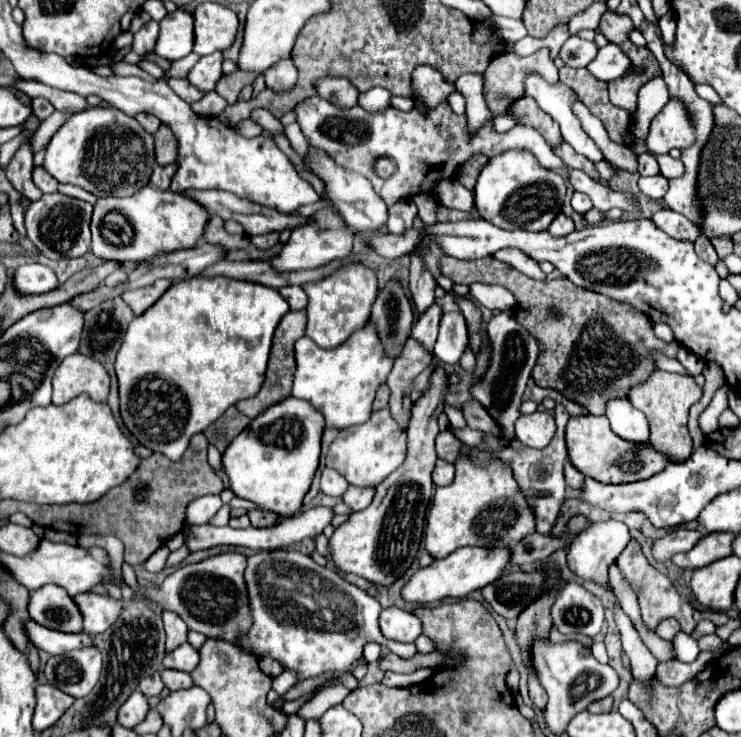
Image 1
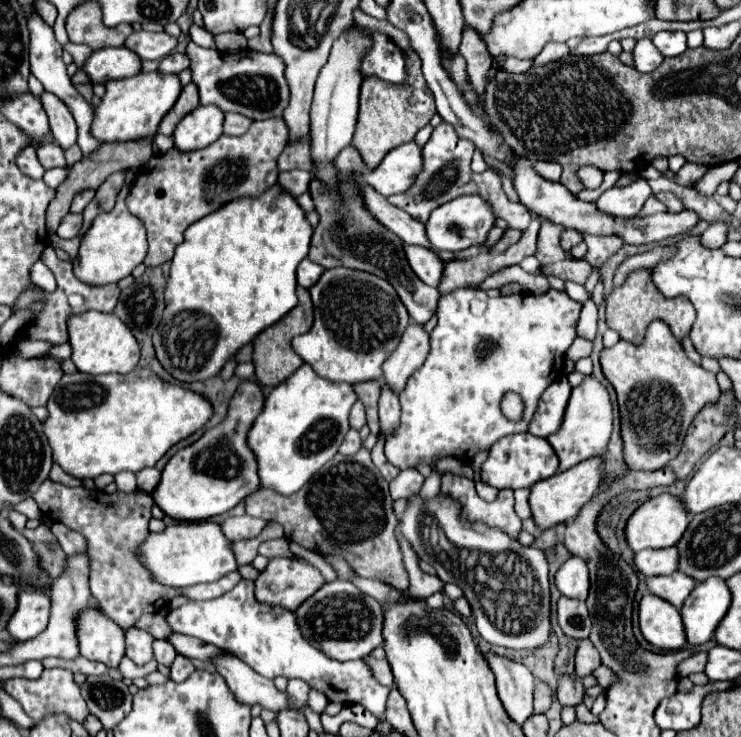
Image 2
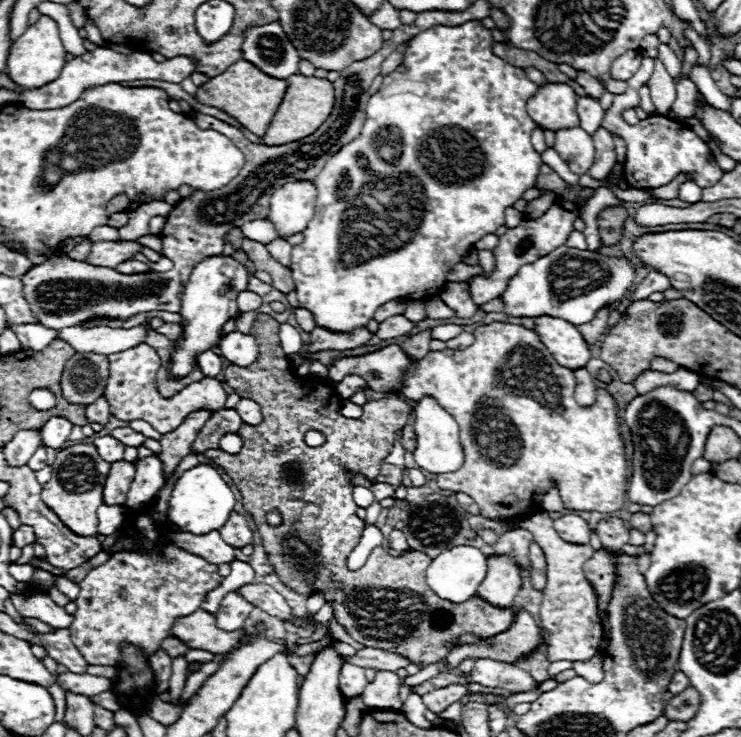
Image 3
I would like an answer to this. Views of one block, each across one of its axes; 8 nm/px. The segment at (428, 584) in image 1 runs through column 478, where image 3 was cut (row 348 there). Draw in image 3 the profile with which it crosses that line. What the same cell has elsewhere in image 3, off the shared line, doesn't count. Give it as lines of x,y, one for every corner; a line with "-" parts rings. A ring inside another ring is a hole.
536,316
534,324
534,332
540,336
542,344
552,352
560,366
570,370
586,366
590,360
590,348
574,324
552,316

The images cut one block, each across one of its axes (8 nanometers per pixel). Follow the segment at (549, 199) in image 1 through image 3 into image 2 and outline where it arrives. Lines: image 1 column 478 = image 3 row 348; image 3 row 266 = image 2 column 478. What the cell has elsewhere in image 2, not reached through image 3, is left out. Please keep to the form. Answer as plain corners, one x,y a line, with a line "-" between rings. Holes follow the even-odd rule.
460,196
440,208
436,208
430,214
430,220
426,222
426,232
436,250
452,250
460,252
470,246
482,246
488,238
488,232
492,230
496,222
496,216
492,212
492,206
482,196

